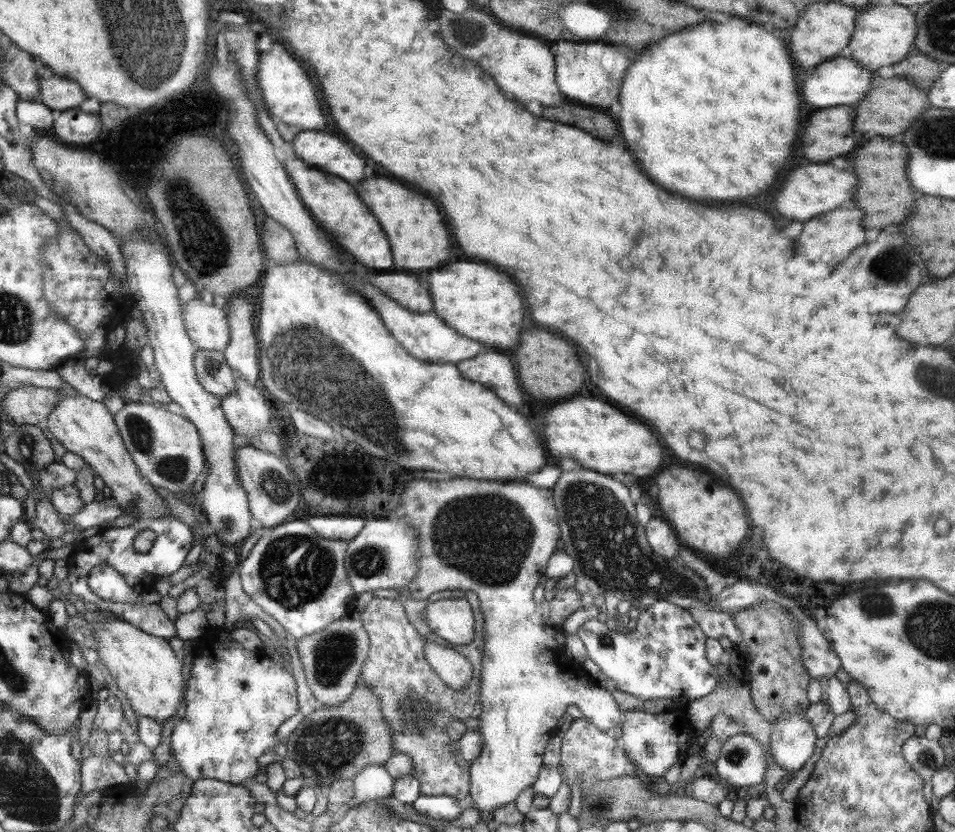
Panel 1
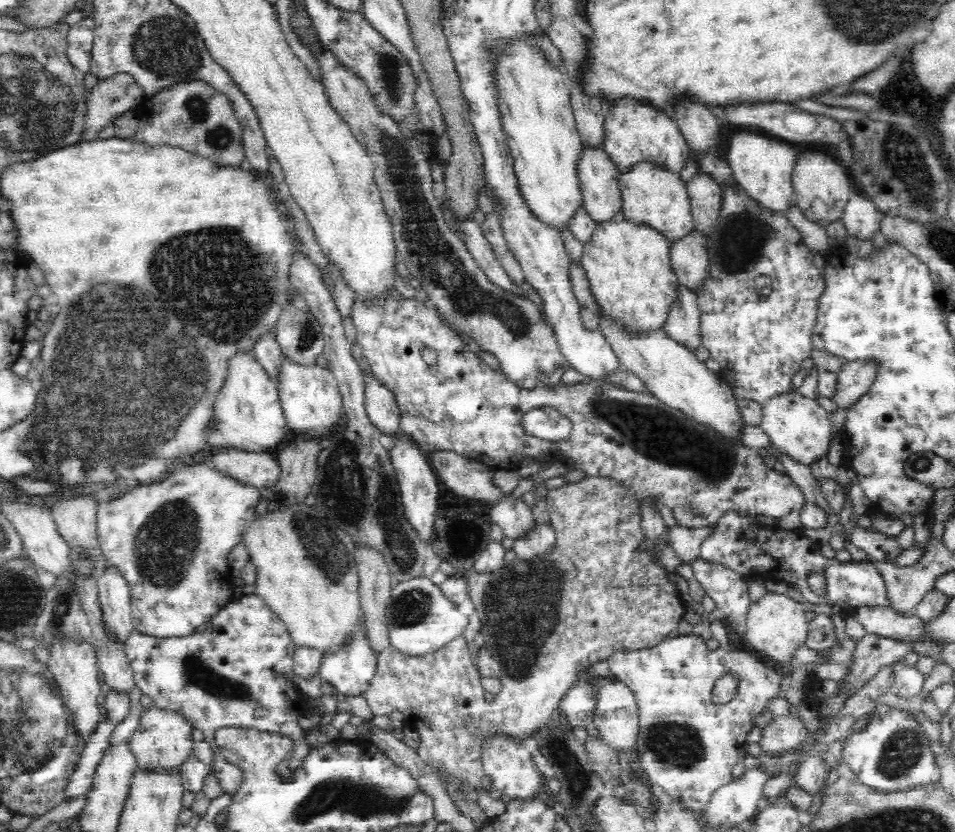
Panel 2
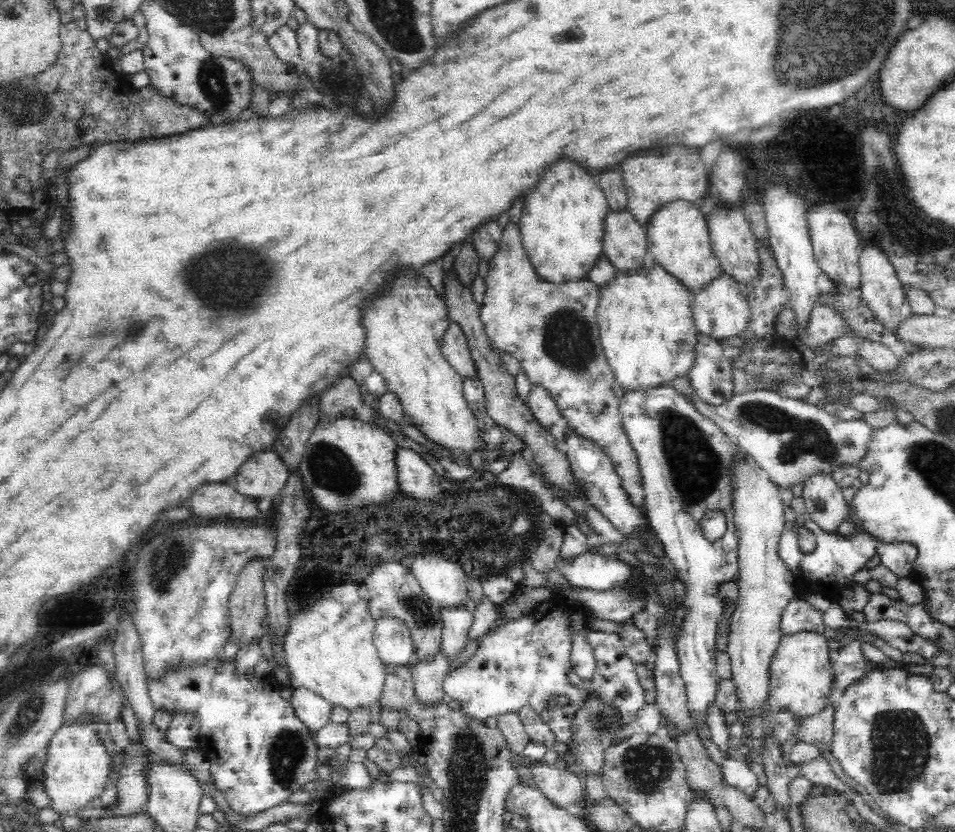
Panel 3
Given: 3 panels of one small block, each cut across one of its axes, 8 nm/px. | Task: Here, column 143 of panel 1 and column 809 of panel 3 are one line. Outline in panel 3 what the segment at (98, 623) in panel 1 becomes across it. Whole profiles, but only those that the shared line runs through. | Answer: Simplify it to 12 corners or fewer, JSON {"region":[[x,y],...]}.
{"region":[[823,633],[782,636],[770,698],[797,717],[836,699]]}

